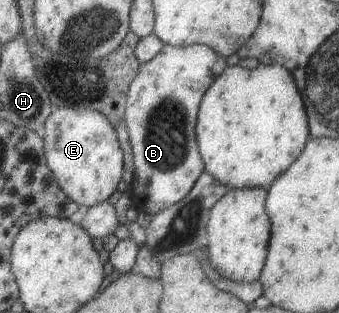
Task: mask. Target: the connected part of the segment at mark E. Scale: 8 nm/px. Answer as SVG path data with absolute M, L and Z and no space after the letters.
M54 107L42 127L44 159L60 191L81 208L106 202L123 173L123 153L110 121L94 109Z

